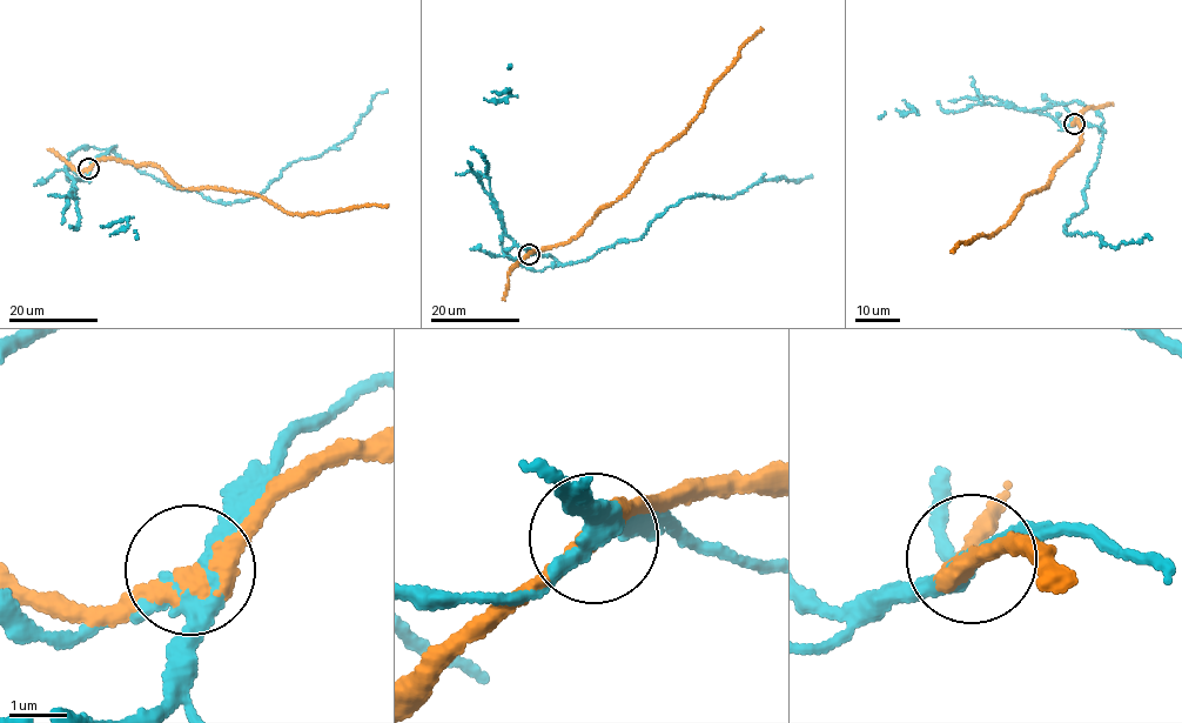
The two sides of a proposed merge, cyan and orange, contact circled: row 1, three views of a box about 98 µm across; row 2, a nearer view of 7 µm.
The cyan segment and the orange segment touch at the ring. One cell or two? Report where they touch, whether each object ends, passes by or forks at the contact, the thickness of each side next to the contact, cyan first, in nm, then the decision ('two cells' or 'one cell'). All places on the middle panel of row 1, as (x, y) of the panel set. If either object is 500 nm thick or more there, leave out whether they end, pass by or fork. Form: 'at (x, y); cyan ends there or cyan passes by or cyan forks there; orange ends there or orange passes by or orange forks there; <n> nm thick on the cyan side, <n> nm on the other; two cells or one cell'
at (529, 254); cyan forks there; orange passes by; 240 nm thick on the cyan side, 380 nm on the other; two cells

